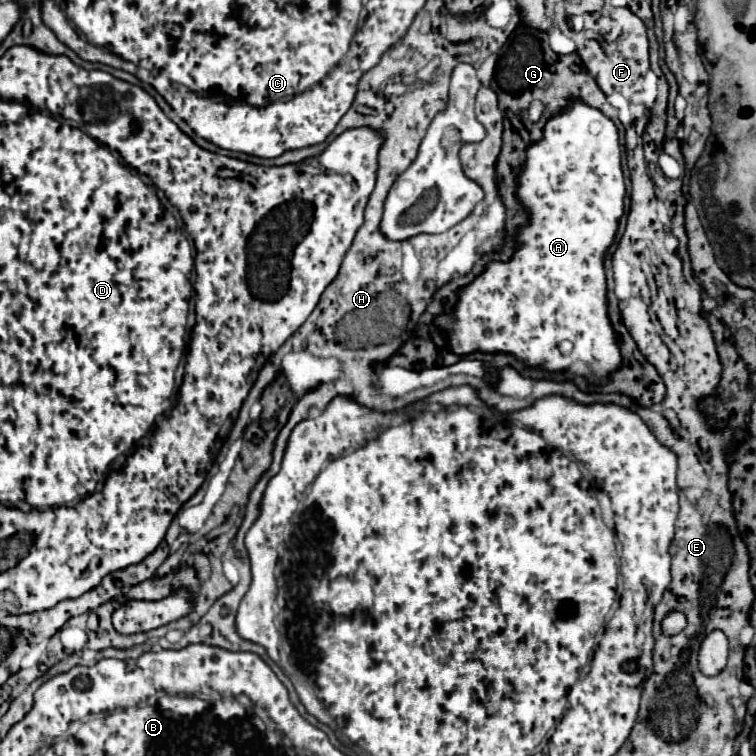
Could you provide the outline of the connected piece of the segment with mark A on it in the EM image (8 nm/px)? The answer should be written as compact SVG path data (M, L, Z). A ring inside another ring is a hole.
M574 100L570 110L554 116L546 122L544 126L544 136L540 140L540 144L532 144L528 148L528 160L526 160L526 168L524 172L520 172L520 192L516 192L520 196L520 202L524 204L524 208L528 208L530 212L530 224L520 232L518 240L520 246L514 252L510 262L492 262L488 264L488 270L484 274L480 274L472 284L468 284L466 288L458 290L458 306L454 314L442 314L436 318L436 324L440 328L444 328L448 332L448 340L450 340L450 348L456 354L470 354L476 350L484 350L484 352L510 352L514 356L518 356L522 362L526 362L528 366L544 366L546 370L568 370L576 360L582 360L588 370L590 376L596 382L606 382L606 376L616 370L620 366L620 350L616 344L616 334L612 330L612 324L608 320L608 310L606 310L606 276L602 272L604 268L604 254L608 250L608 246L614 240L616 228L618 228L618 220L624 212L624 194L626 194L626 186L624 186L624 174L622 174L622 166L620 166L620 144L618 144L618 130L614 126L612 120L608 120L600 110L586 106L580 100Z

